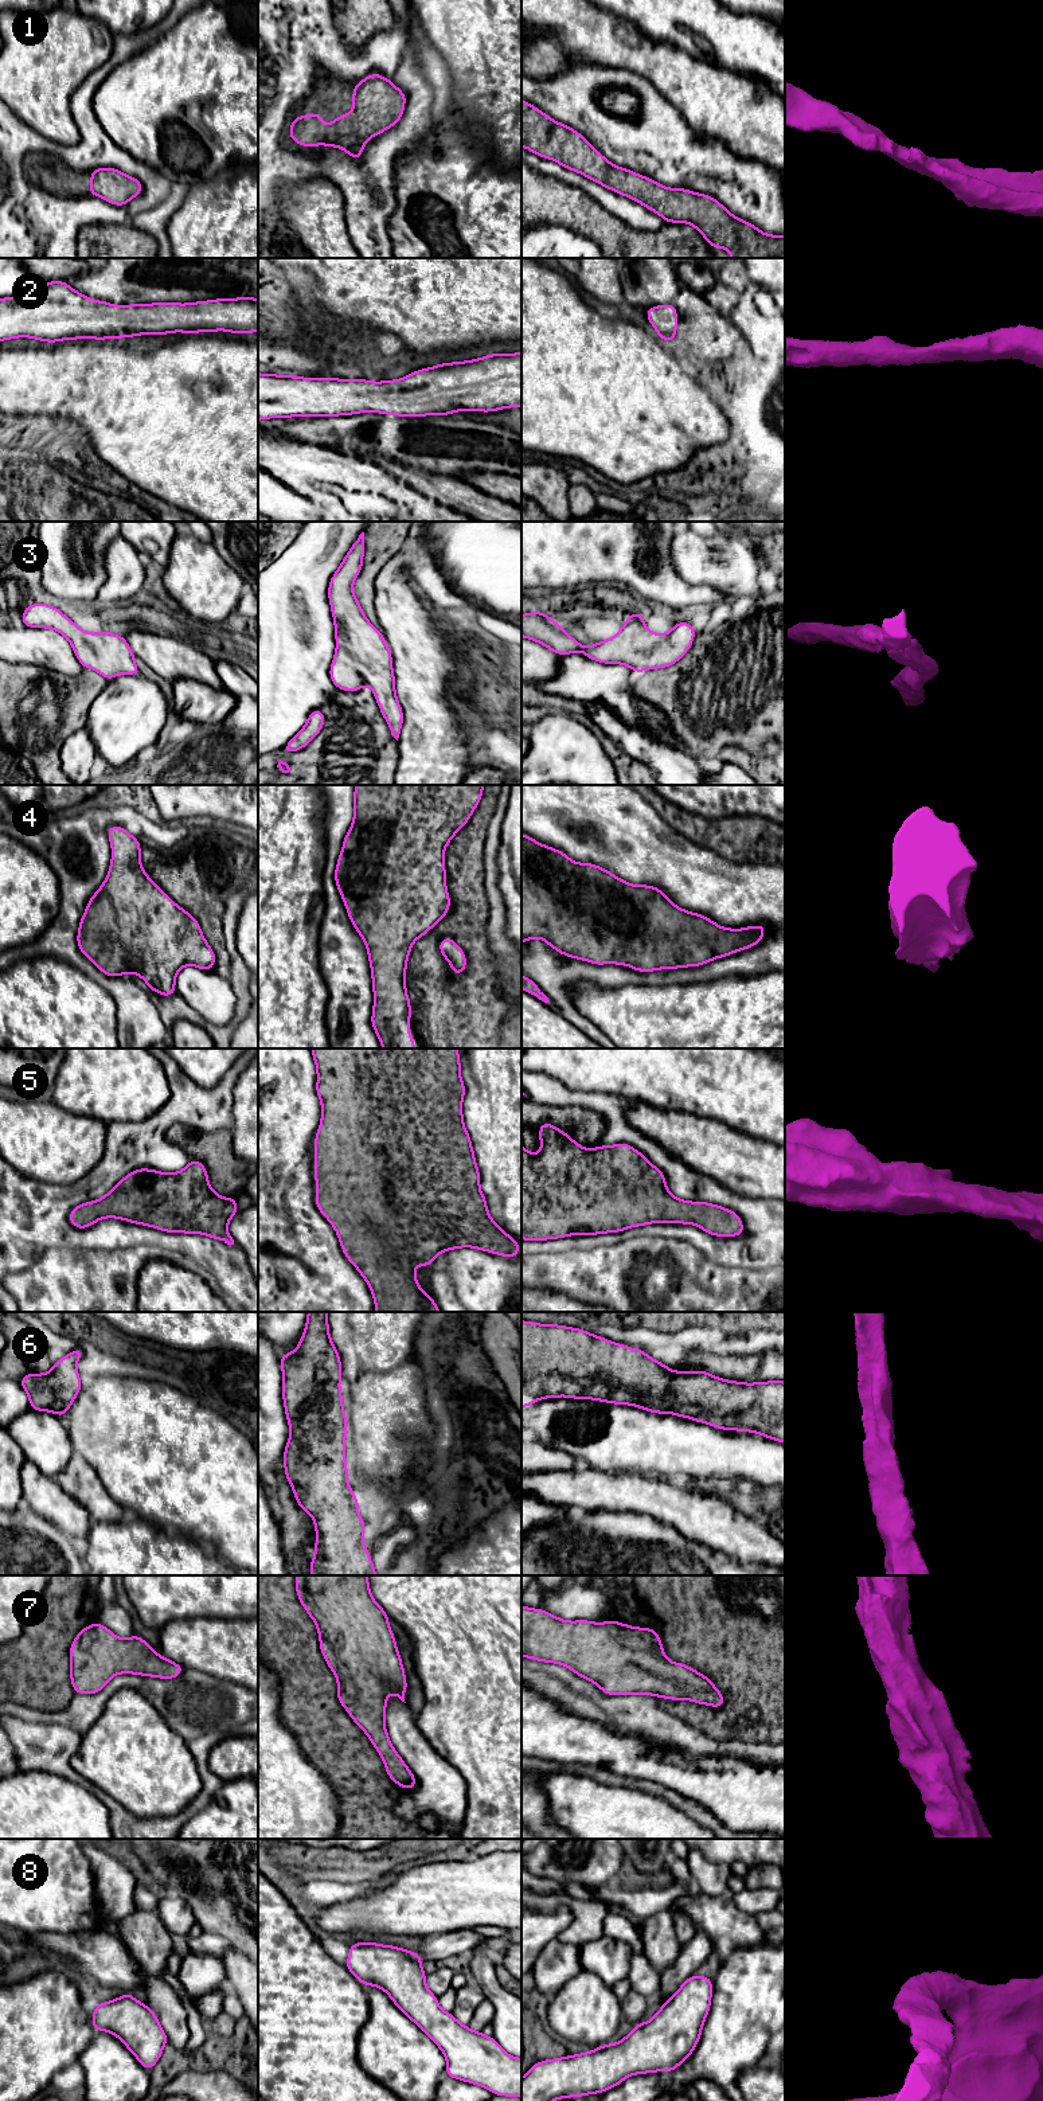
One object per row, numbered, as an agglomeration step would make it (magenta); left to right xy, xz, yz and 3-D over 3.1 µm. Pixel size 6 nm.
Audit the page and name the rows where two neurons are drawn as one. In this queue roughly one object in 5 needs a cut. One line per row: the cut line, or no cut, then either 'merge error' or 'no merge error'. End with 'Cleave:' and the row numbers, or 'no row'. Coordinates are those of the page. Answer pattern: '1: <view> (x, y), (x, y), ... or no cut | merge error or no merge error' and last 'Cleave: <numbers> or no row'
1: no cut | no merge error
2: no cut | no merge error
3: no cut | no merge error
4: no cut | no merge error
5: no cut | no merge error
6: no cut | no merge error
7: no cut | no merge error
8: no cut | no merge error
Cleave: no row

